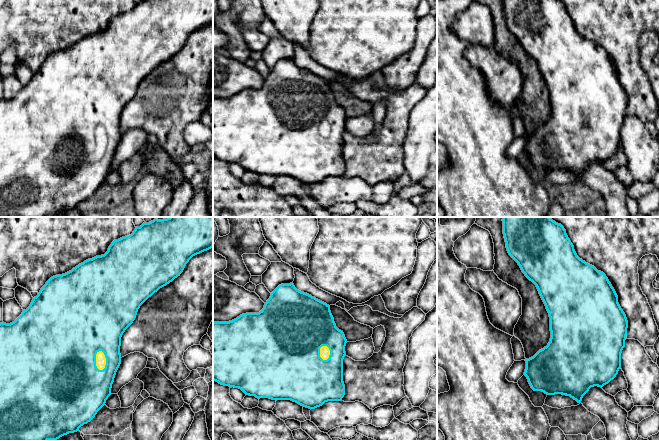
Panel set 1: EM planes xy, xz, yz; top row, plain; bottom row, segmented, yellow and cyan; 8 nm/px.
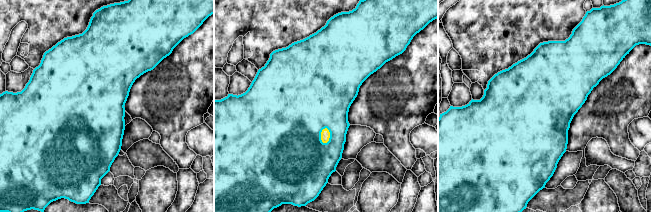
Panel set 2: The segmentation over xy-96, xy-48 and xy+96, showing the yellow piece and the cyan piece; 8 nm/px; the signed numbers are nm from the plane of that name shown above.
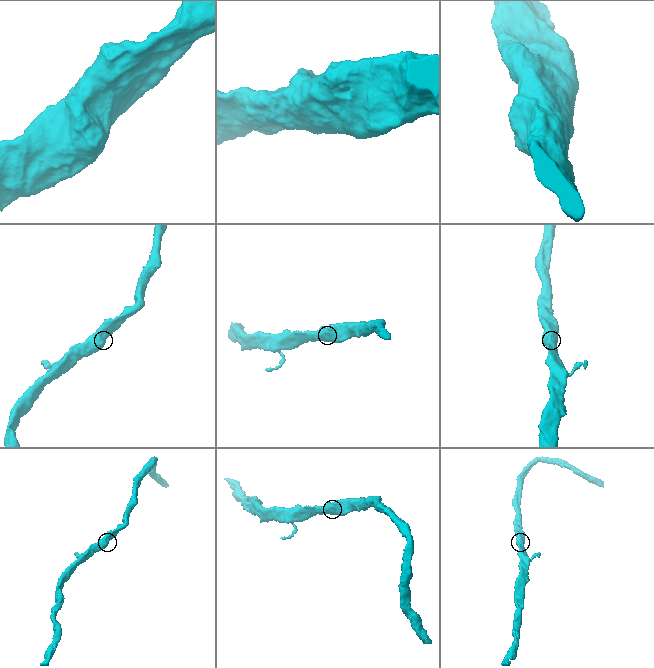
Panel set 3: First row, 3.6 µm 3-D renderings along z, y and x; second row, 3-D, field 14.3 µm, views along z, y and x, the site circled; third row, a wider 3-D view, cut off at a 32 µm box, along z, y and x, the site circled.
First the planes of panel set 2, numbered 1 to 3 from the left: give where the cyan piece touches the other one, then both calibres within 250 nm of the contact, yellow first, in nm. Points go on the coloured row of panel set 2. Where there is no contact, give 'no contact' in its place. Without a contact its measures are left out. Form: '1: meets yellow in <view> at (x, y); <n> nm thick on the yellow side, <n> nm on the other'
1: no contact
2: meets yellow in xy-48 at (321, 135); 80 nm thick on the yellow side, 500 nm on the other
3: no contact

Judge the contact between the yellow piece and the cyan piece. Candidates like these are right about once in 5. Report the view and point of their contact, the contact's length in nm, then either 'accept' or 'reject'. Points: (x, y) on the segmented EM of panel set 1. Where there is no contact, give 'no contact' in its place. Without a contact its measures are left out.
contact xy (105, 360); length 170 nm; accept

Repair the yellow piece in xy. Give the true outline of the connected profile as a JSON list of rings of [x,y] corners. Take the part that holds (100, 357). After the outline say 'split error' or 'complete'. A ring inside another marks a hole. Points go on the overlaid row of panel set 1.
[[[169,217],[154,219],[136,227],[129,236],[114,240],[108,251],[79,264],[71,271],[51,277],[42,287],[30,306],[12,323],[0,323],[0,441],[48,441],[57,440],[90,422],[105,405],[111,395],[116,372],[121,364],[121,337],[133,323],[140,306],[160,288],[180,276],[189,260],[213,247],[213,217]]] | split error

